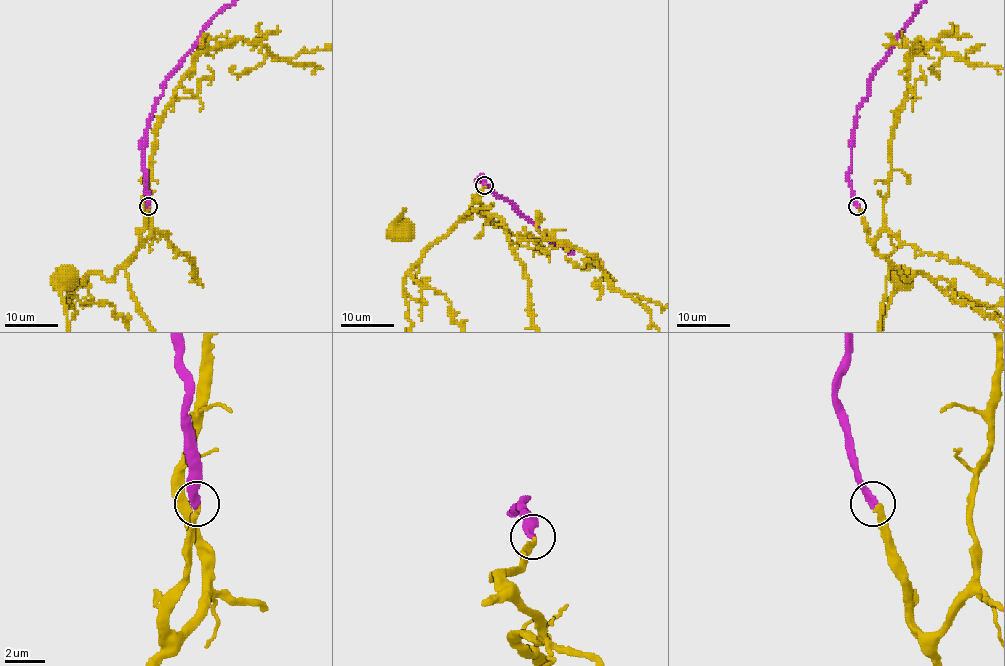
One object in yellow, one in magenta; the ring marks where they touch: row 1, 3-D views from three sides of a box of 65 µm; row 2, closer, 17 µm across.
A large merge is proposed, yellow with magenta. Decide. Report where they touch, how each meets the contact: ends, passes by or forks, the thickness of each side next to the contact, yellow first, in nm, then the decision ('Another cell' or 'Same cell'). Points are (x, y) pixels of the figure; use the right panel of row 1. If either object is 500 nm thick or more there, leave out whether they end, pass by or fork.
Place: (857, 206). At the ring yellow ends. At the ring magenta ends. Thickness 280 nm (yellow) against 380 nm. Same cell

